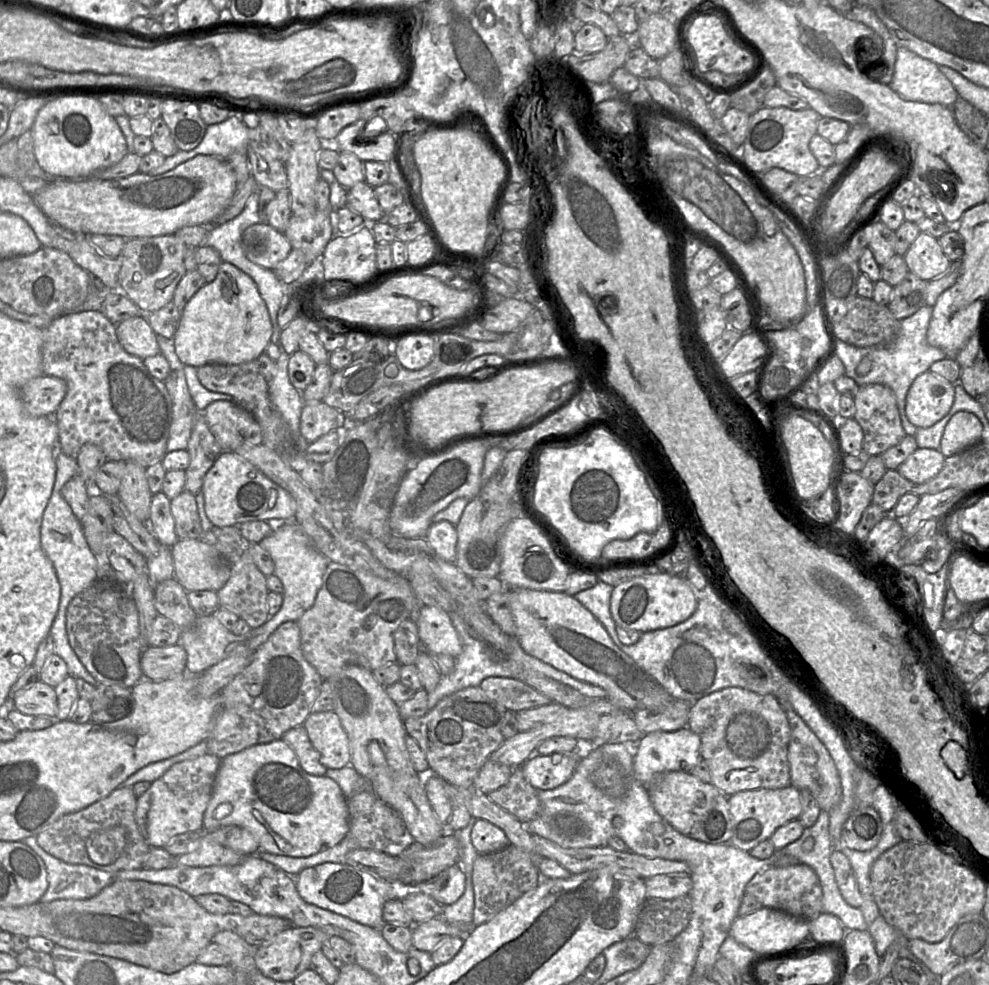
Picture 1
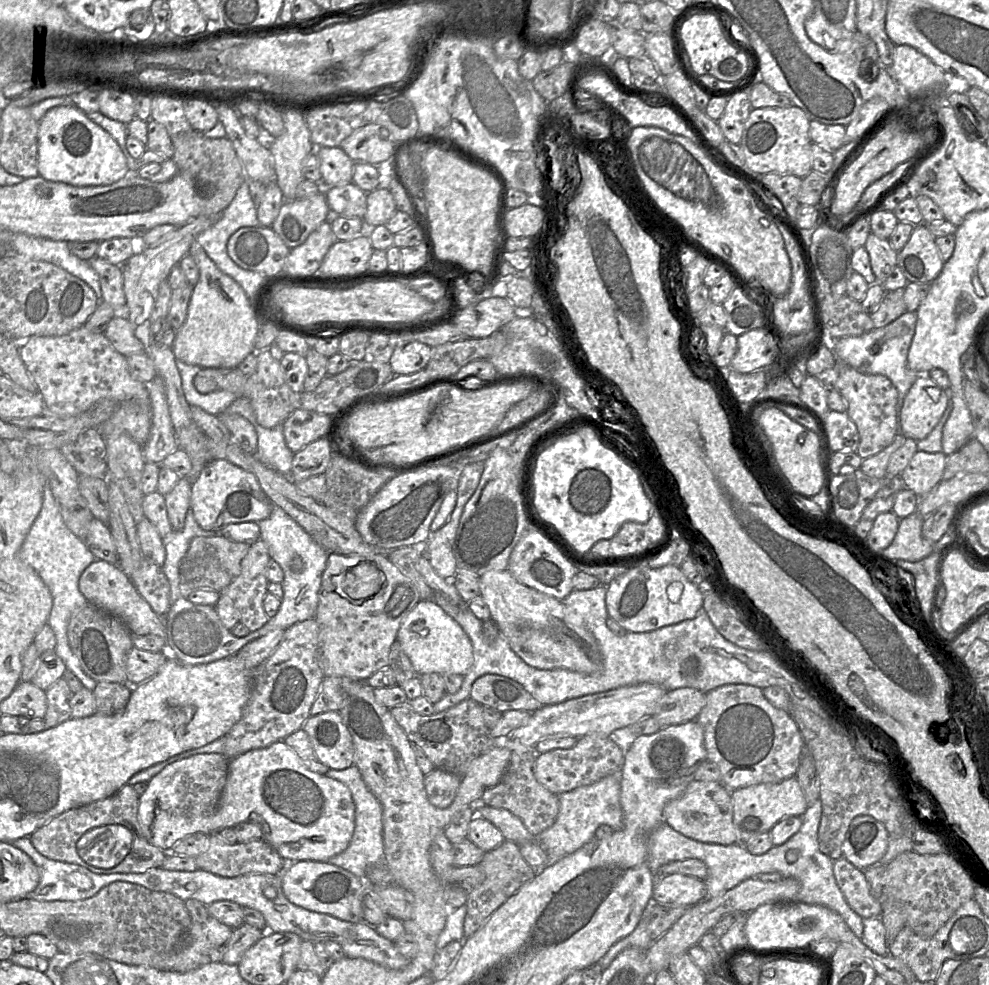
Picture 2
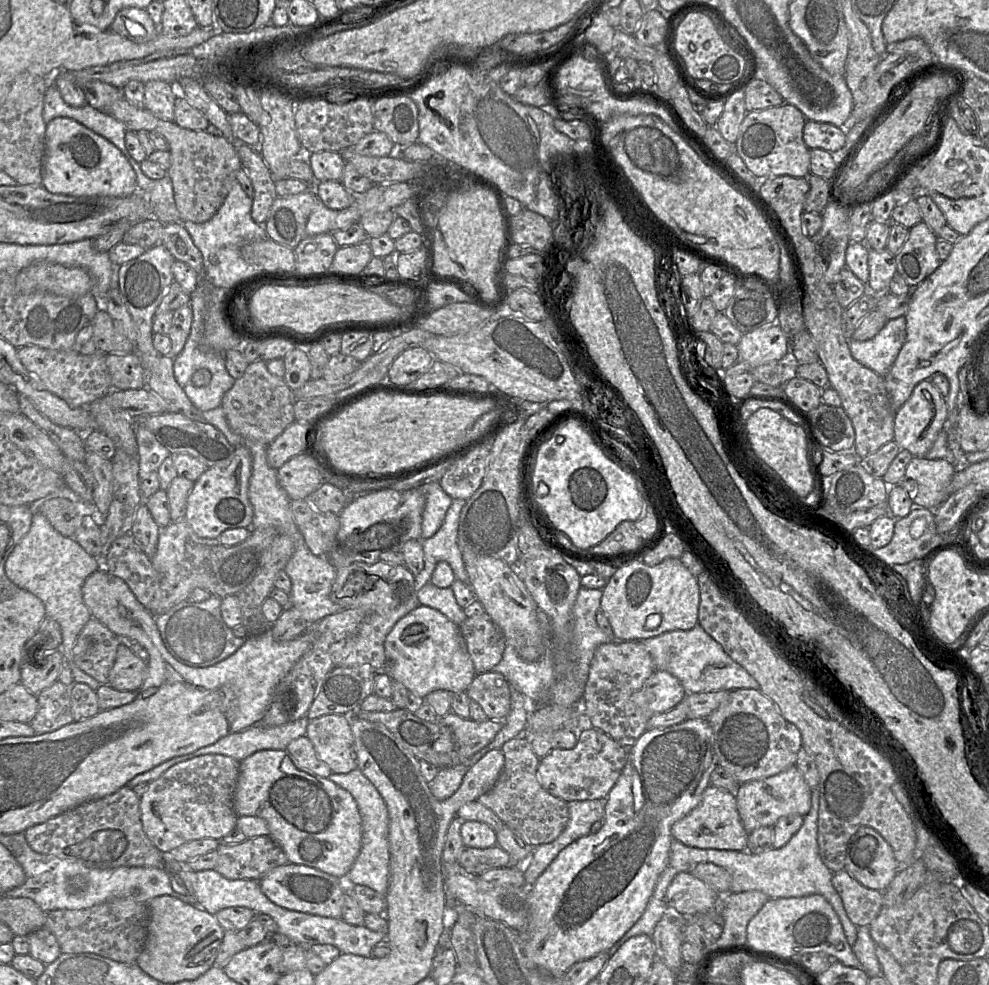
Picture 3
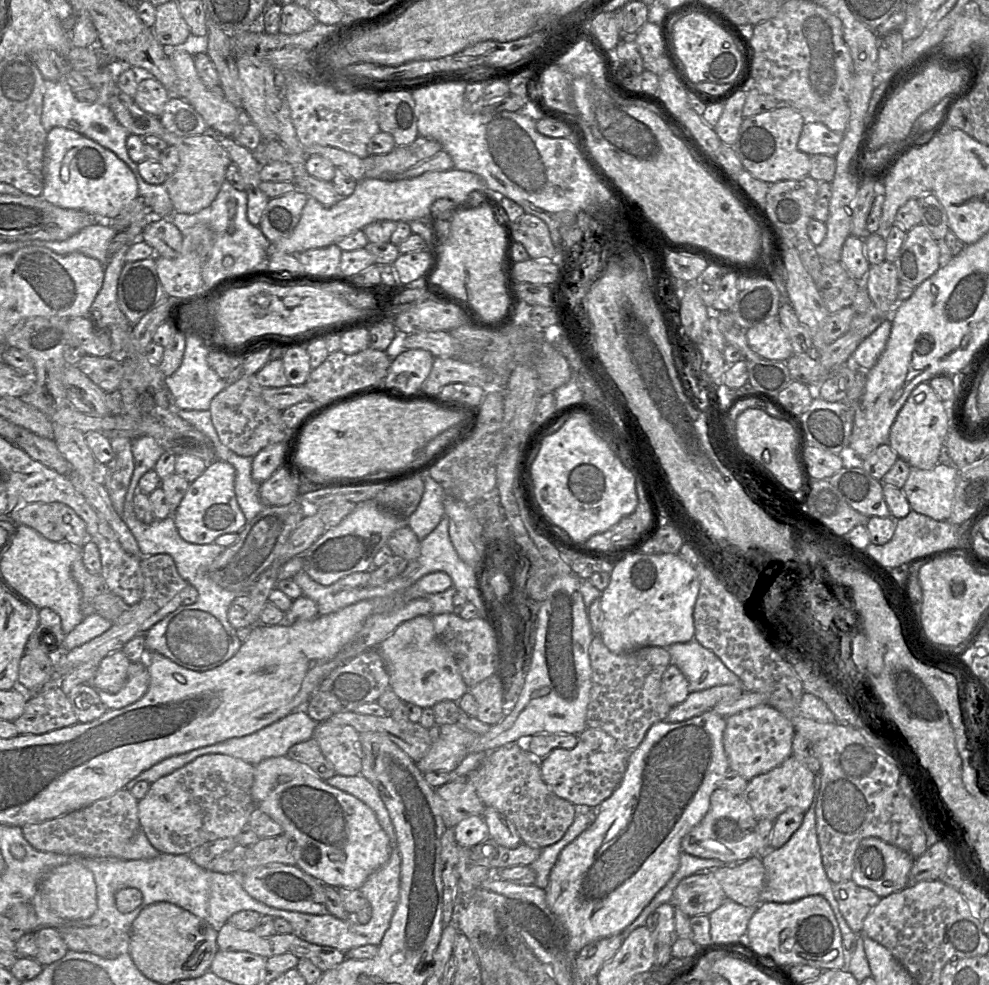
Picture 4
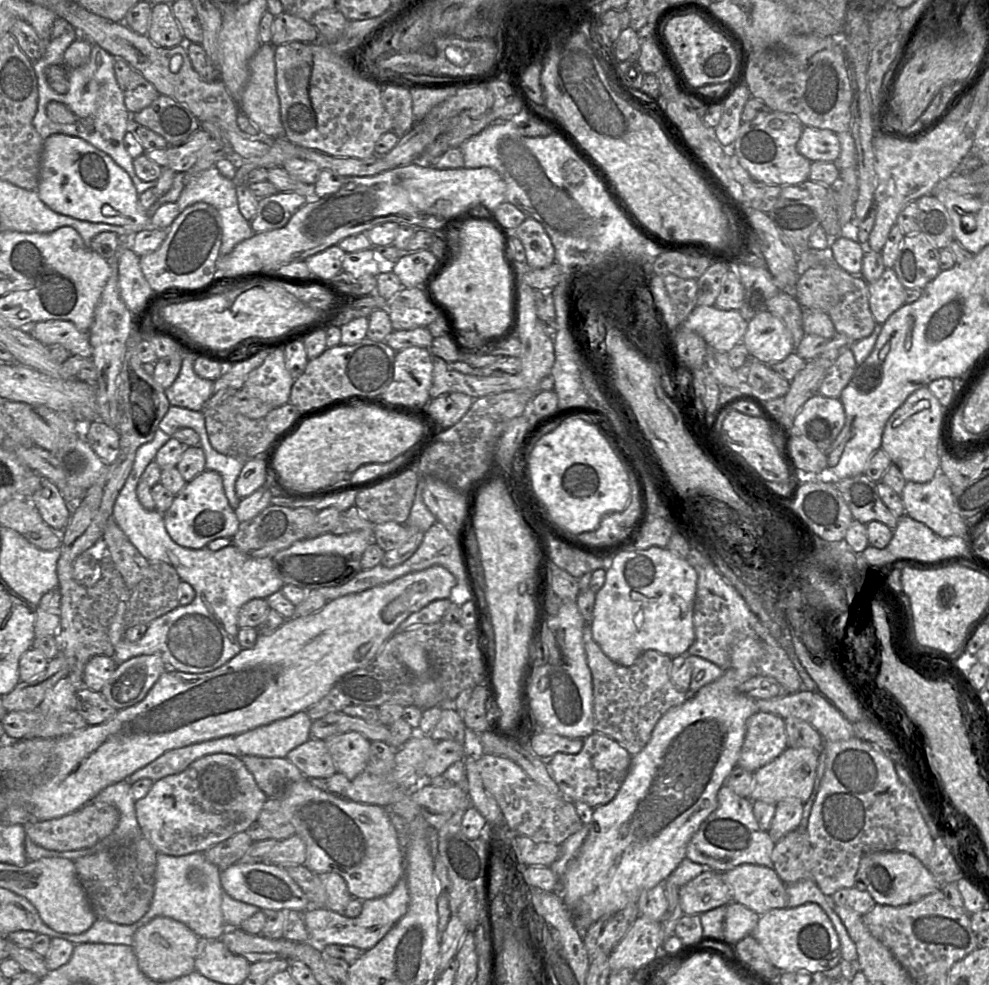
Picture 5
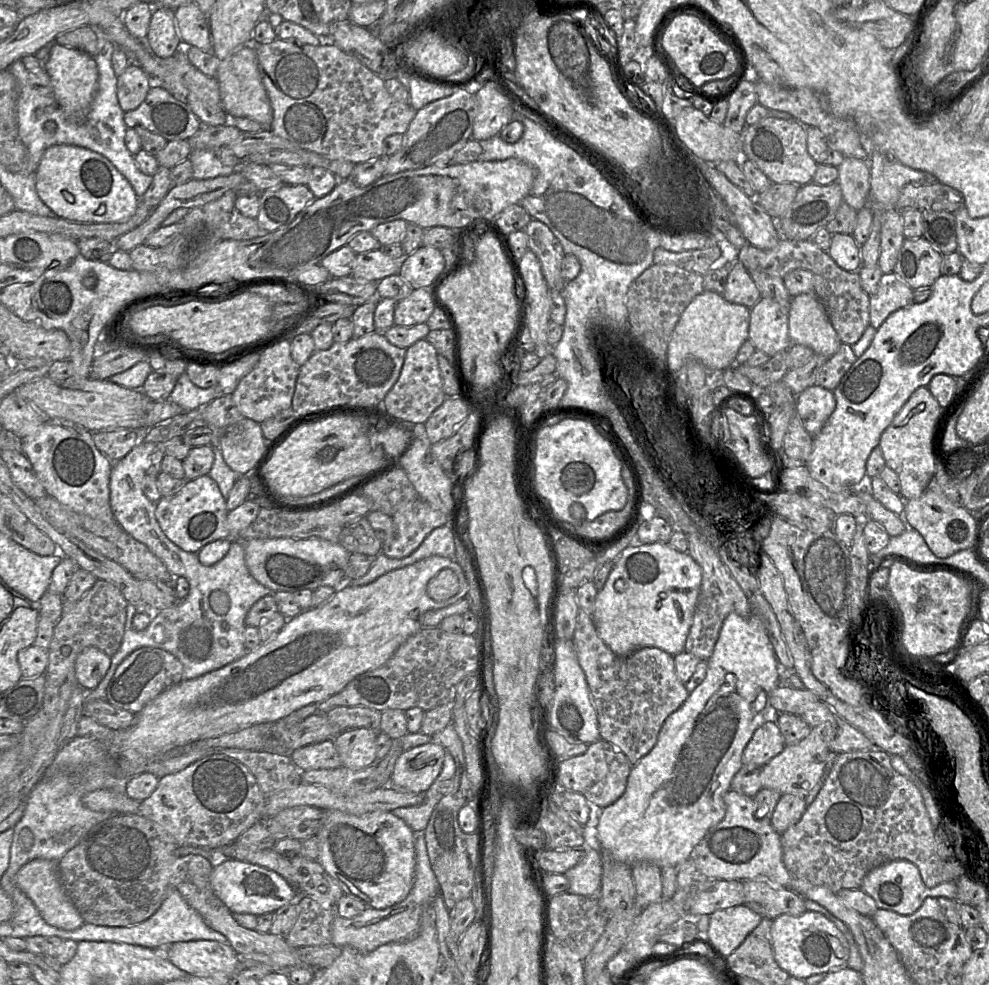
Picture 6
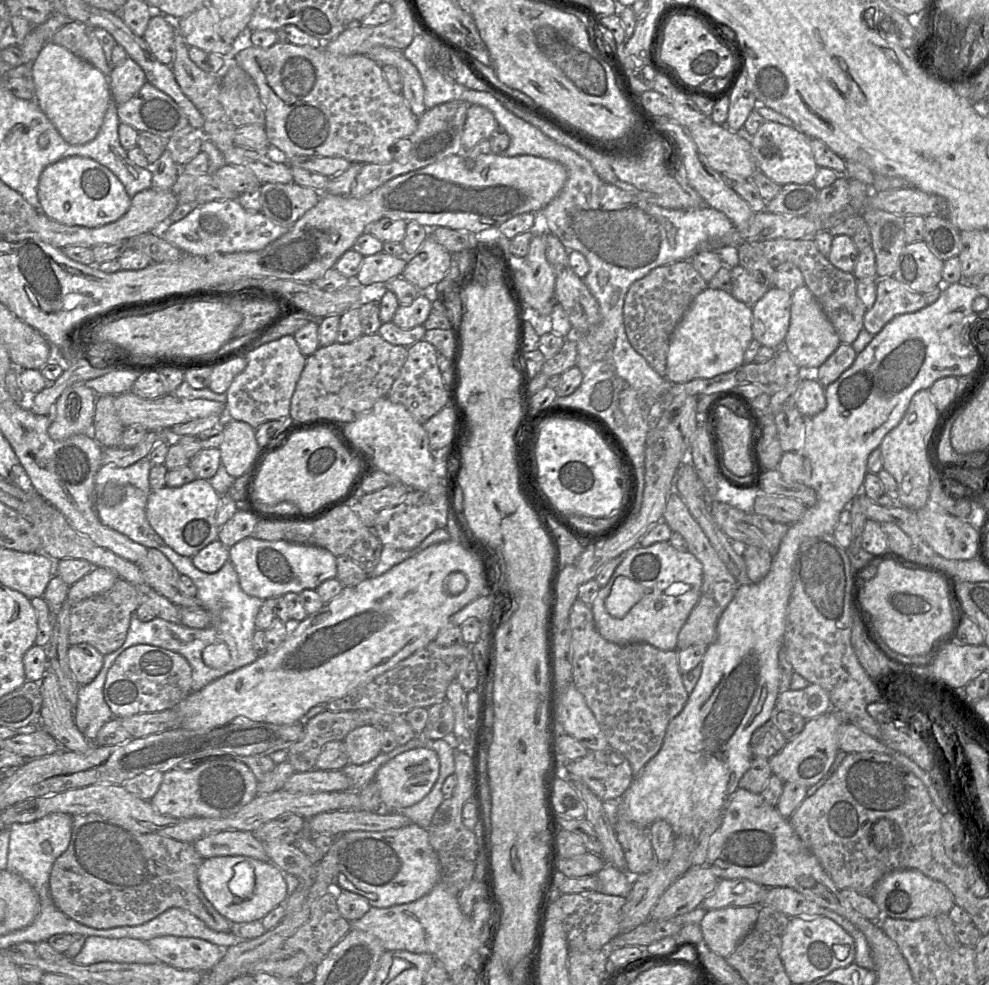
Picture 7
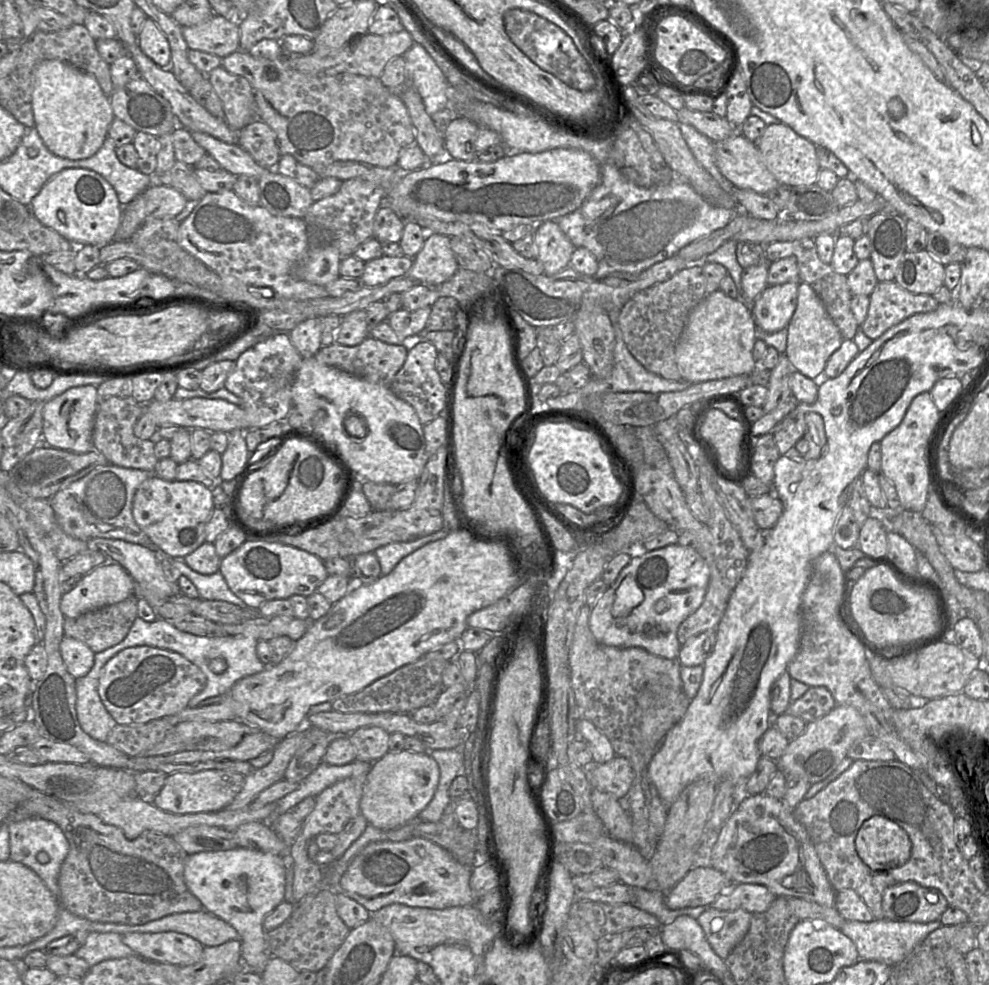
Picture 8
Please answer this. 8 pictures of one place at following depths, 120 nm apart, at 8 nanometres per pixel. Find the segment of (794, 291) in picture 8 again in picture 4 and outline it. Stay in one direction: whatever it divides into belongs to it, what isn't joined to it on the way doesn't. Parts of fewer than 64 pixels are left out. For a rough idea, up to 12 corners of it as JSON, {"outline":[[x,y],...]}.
{"outline":[[777,318],[745,333],[750,348],[765,359],[793,355]]}

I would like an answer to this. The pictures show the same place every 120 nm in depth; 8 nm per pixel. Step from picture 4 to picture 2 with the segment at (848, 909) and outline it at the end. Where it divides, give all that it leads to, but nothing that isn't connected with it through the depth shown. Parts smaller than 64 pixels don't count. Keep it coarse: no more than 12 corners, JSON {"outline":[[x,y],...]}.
{"outline":[[842,856],[833,874],[862,918],[881,916],[863,870]]}

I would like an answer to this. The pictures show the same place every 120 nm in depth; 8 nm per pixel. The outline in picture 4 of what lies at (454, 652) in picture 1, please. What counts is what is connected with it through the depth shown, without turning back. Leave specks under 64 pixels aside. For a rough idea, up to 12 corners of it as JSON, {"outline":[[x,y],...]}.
{"outline":[[432,615],[376,649],[390,688],[423,709],[470,689]]}

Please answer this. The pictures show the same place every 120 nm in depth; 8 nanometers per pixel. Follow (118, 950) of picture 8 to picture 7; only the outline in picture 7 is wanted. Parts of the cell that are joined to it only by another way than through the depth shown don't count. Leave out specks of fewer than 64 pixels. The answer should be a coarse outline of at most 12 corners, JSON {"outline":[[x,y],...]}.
{"outline":[[88,936],[72,958],[99,962],[158,962],[145,941]]}

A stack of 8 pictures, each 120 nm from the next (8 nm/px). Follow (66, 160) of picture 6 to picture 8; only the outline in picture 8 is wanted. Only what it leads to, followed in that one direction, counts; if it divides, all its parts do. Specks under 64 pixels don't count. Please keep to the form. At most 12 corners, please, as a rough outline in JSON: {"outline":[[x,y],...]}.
{"outline":[[67,168],[31,214],[75,246],[115,240],[123,206],[100,174]]}

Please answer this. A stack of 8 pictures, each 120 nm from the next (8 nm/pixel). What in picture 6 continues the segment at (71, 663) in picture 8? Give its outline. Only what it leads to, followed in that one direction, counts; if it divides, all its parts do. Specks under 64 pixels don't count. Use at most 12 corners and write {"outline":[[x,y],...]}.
{"outline":[[96,647],[76,658],[77,683],[85,691],[97,687],[111,657]]}

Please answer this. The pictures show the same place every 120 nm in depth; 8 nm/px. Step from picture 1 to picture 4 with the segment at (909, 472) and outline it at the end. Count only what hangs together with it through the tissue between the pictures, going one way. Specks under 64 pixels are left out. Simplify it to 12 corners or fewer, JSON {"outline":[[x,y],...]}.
{"outline":[[953,463],[911,468],[902,490],[913,511],[937,521],[952,513]]}

